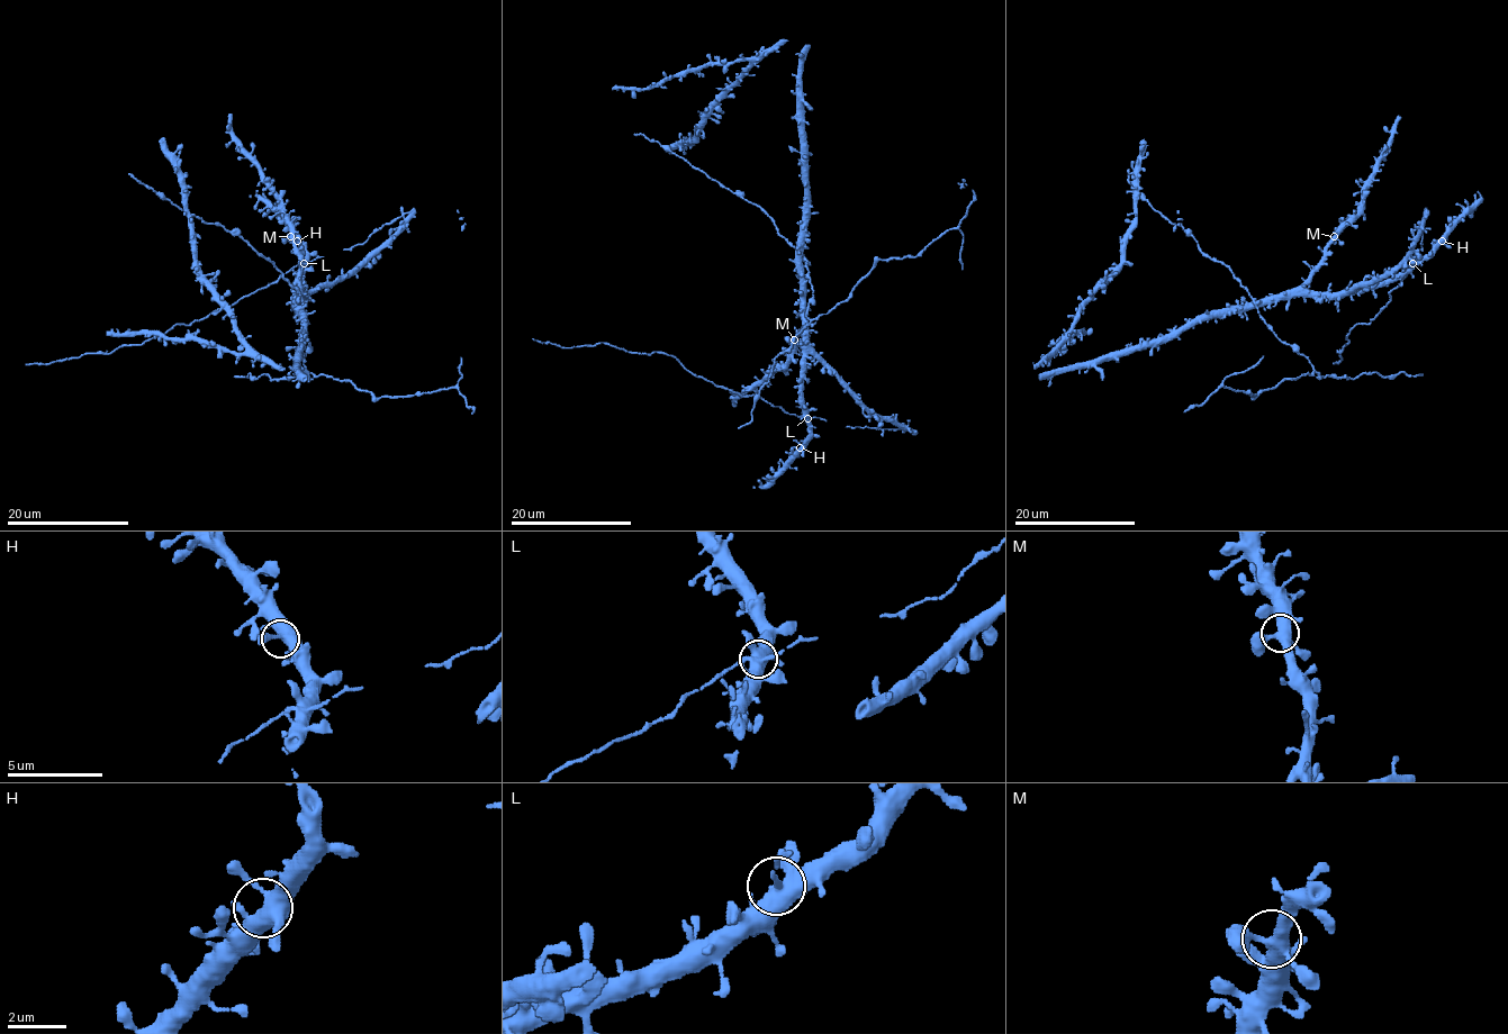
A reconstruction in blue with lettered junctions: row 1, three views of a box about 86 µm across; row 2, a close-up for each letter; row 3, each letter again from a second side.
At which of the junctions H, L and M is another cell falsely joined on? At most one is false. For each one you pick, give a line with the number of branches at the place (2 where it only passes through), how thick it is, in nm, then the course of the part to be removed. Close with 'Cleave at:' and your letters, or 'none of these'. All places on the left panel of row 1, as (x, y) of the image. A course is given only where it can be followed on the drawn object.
Cleave at: none of these

